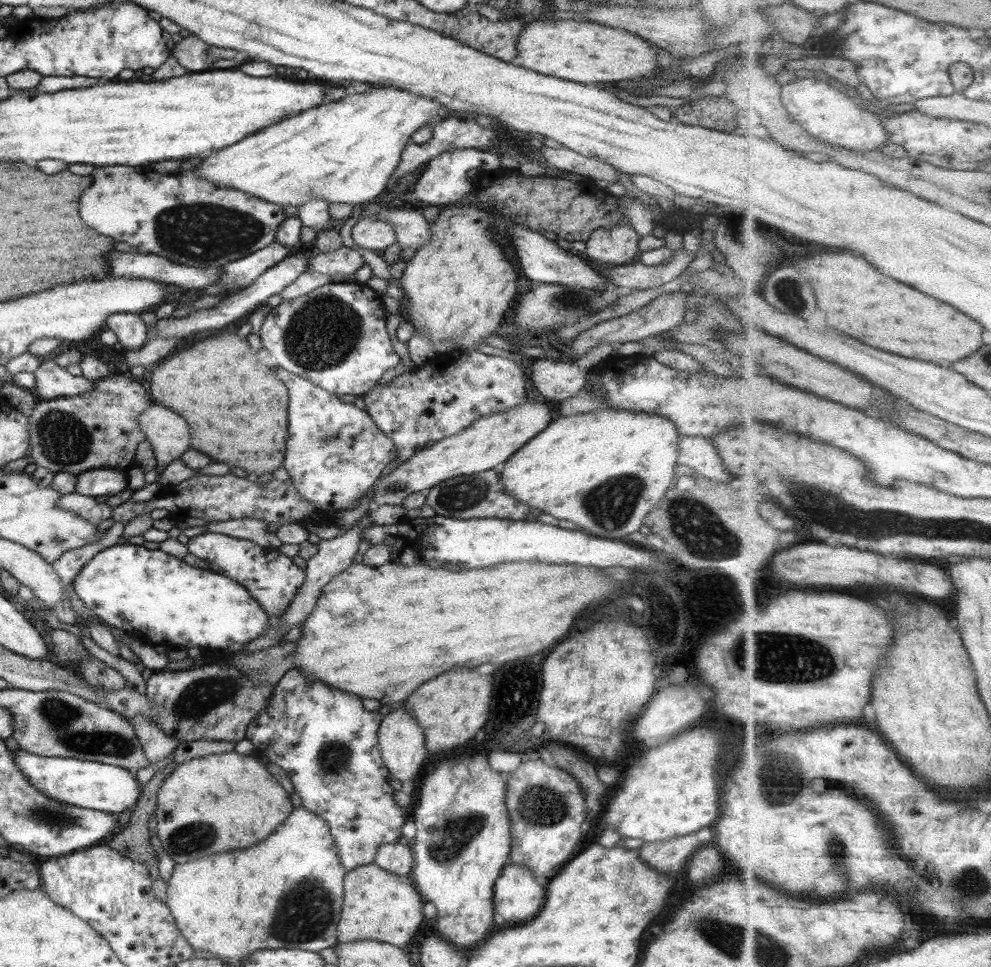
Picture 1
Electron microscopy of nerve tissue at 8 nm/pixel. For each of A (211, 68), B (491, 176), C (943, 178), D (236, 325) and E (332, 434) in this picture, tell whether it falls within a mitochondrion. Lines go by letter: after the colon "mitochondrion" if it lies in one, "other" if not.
A: other
B: other
C: other
D: other
E: mitochondrion

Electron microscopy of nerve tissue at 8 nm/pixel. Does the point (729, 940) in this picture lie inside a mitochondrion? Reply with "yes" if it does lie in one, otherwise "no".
yes

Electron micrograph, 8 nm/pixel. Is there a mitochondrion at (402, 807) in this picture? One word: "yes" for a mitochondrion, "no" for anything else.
no

